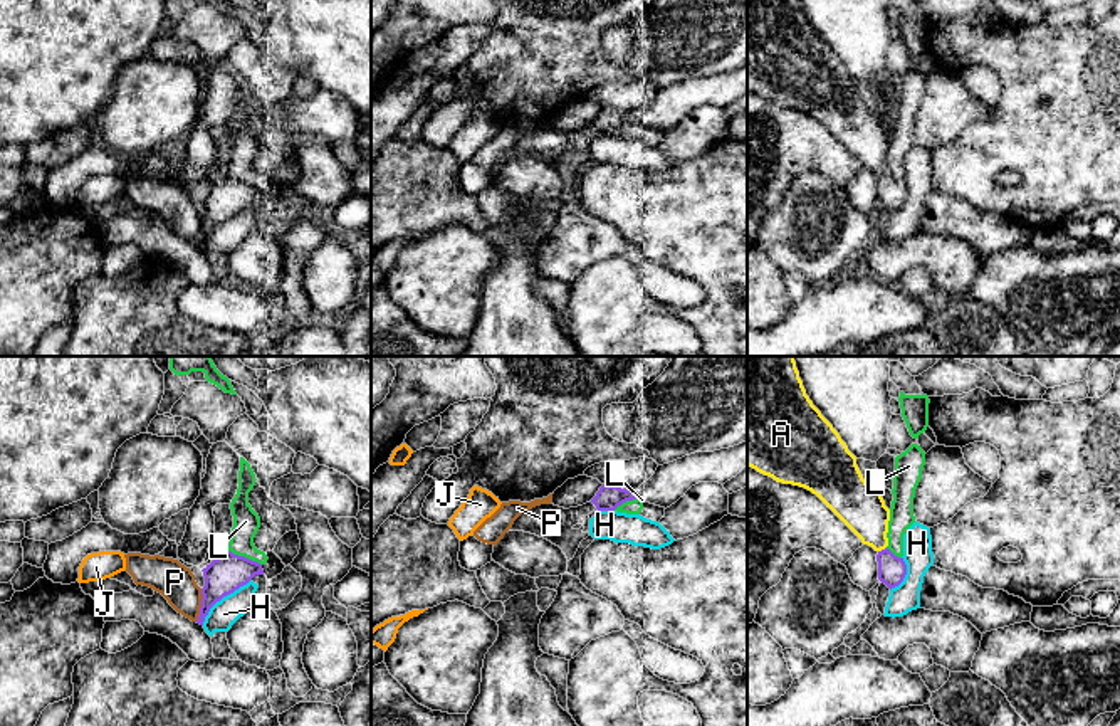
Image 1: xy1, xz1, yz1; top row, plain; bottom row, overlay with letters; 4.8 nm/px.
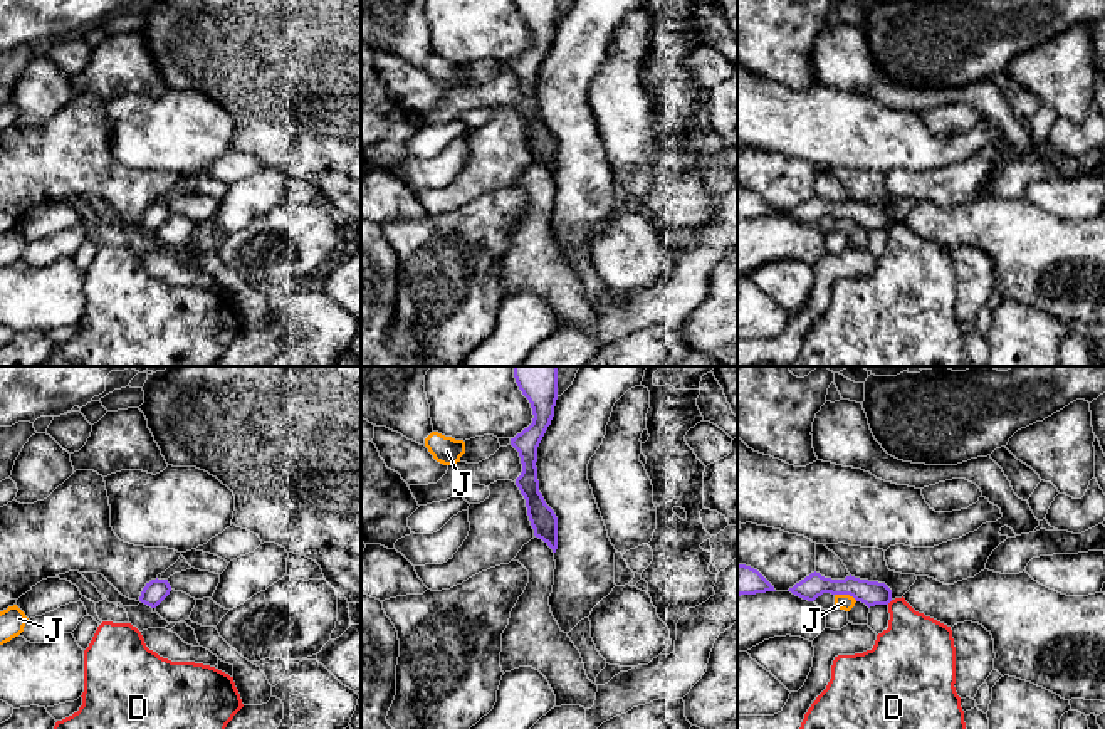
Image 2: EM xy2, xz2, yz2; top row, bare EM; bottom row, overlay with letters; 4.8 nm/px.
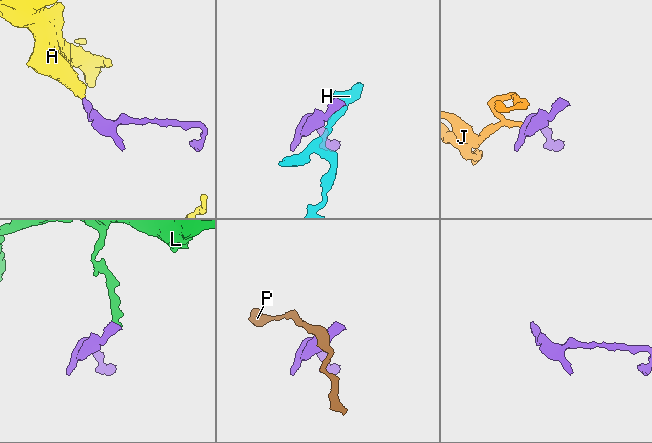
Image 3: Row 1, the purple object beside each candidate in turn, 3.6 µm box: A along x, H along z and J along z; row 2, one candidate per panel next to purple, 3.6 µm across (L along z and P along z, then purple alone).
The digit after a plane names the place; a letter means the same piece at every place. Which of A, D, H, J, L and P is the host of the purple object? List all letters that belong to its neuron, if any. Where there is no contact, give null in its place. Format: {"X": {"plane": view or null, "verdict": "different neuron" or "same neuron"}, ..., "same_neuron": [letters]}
{"A": {"plane": "yz1", "verdict": "same neuron"}, "D": {"plane": "yz2", "verdict": "different neuron"}, "H": {"plane": "xy1", "verdict": "different neuron"}, "J": {"plane": "yz2", "verdict": "different neuron"}, "L": {"plane": "xy1", "verdict": "different neuron"}, "P": {"plane": "xy1", "verdict": "different neuron"}, "same_neuron": ["A"]}

